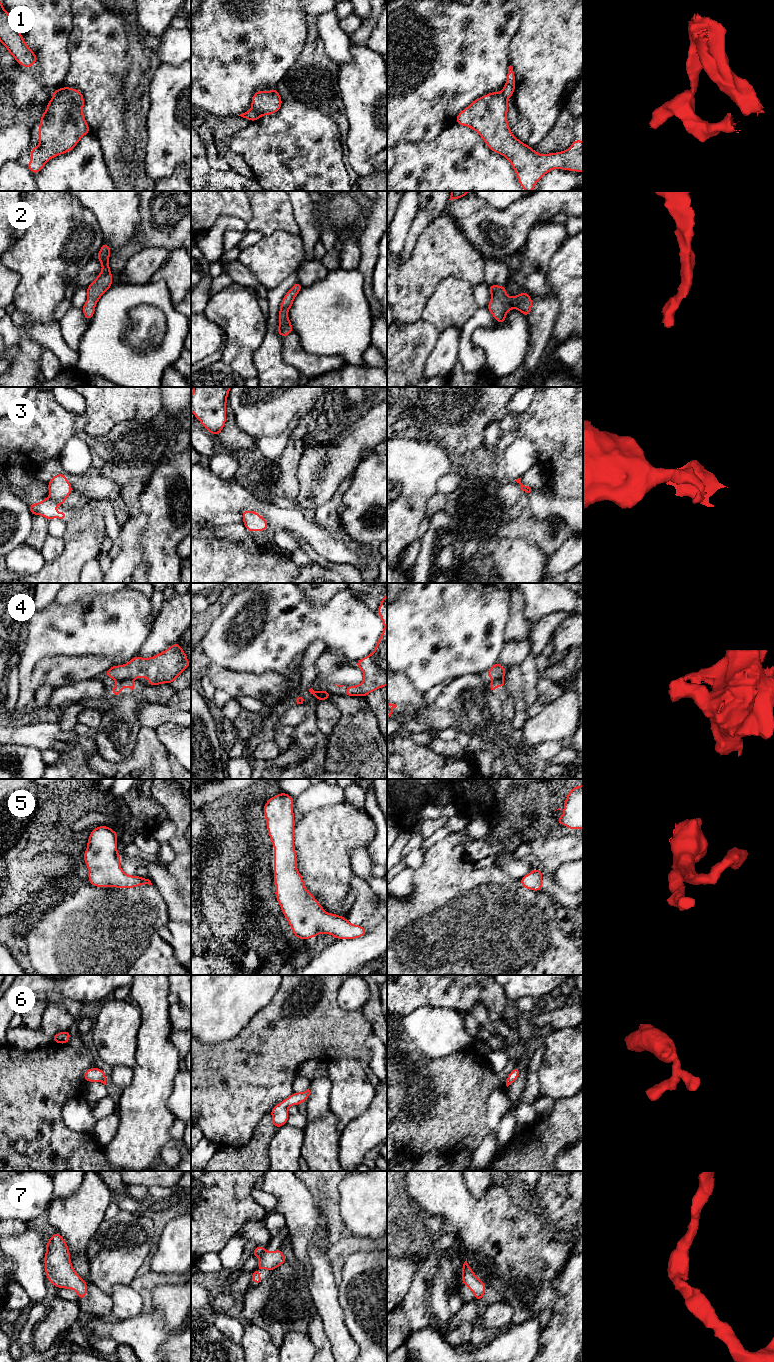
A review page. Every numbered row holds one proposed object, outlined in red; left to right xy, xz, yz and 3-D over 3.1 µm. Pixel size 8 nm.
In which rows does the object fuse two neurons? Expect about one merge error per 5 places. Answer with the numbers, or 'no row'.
1, 4

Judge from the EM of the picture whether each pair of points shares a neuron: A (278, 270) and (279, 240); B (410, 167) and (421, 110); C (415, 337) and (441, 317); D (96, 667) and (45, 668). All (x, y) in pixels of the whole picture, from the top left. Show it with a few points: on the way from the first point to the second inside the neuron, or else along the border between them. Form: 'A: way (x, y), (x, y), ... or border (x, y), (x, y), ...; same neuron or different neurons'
A: way (278, 263), (279, 247); same neuron
B: border (437, 135), (431, 141), (397, 143); different neurons
C: way (421, 335), (435, 321); same neuron
D: way (83, 668), (58, 668); same neuron

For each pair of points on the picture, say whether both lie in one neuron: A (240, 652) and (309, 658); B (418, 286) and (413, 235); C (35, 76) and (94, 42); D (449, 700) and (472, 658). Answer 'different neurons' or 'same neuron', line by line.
A: different neurons
B: different neurons
C: different neurons
D: different neurons

